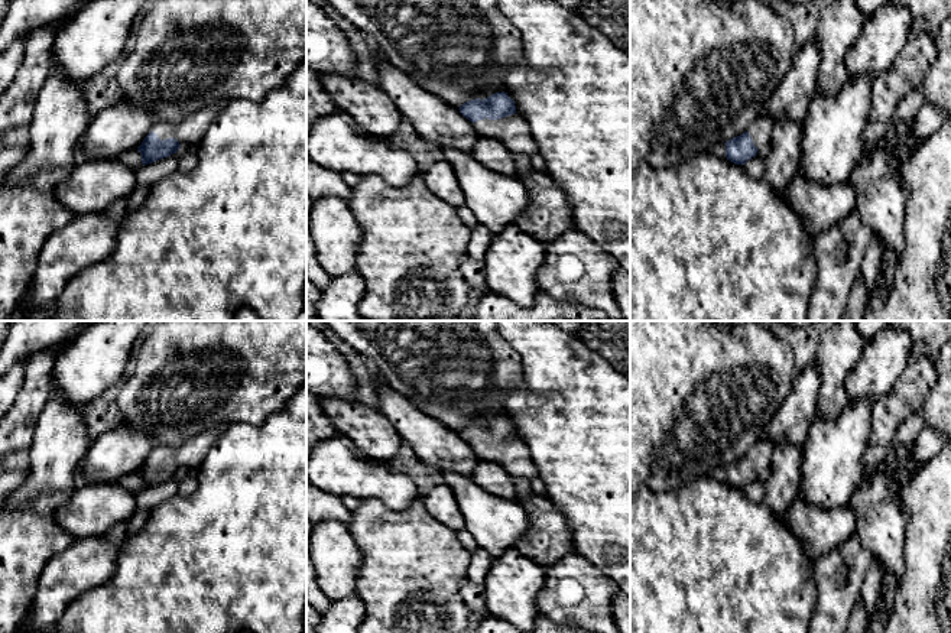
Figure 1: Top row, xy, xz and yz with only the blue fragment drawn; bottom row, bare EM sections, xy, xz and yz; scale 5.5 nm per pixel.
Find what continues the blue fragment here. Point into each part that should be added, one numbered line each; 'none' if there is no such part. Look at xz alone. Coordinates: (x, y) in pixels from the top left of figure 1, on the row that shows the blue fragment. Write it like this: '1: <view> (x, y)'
1: xz (513, 132)

